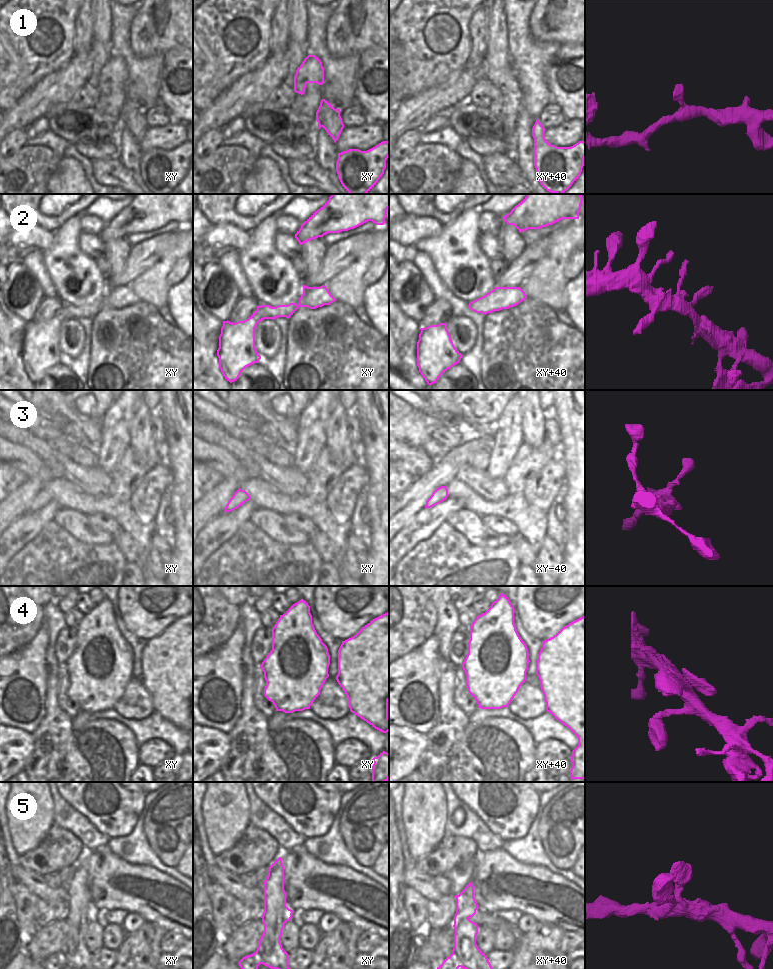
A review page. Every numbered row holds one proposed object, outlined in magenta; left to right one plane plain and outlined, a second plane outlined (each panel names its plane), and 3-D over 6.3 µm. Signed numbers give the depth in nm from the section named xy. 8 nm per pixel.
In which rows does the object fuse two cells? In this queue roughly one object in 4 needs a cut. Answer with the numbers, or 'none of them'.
none of them

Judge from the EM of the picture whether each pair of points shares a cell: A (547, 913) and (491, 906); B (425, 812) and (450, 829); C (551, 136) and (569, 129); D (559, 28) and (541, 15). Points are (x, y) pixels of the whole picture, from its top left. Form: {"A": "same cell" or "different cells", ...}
{"A": "same cell", "B": "different cells", "C": "same cell", "D": "same cell"}

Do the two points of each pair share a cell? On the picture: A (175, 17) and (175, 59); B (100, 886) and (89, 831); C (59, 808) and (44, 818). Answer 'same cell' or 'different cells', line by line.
A: different cells
B: different cells
C: different cells

